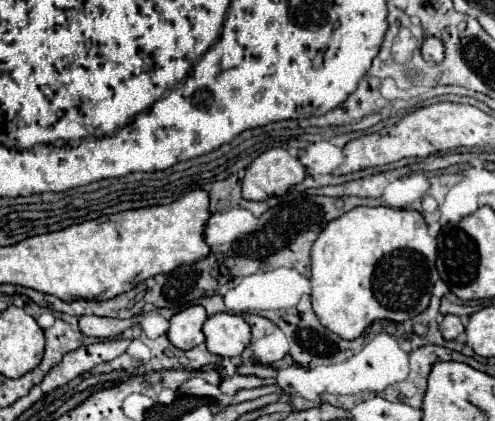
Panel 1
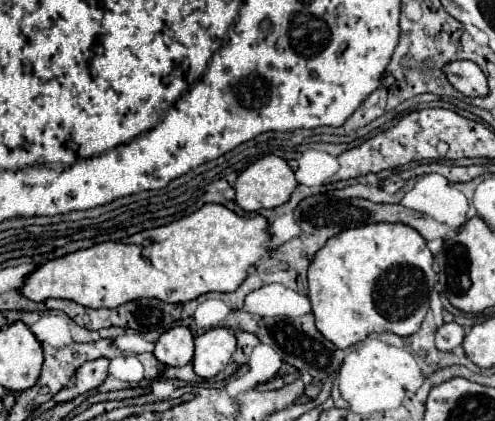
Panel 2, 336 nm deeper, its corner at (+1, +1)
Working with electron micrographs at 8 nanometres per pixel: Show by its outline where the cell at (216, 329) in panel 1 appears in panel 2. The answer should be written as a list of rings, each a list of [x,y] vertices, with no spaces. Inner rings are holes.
[[[225,327],[209,329],[207,333],[195,337],[195,355],[193,355],[193,371],[201,379],[211,379],[219,371],[223,371],[235,353],[235,337]]]

